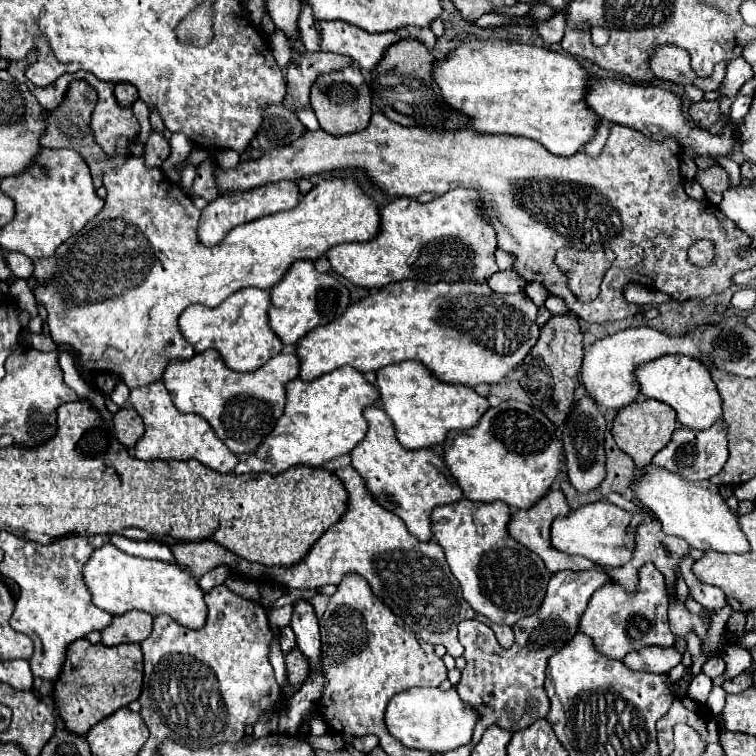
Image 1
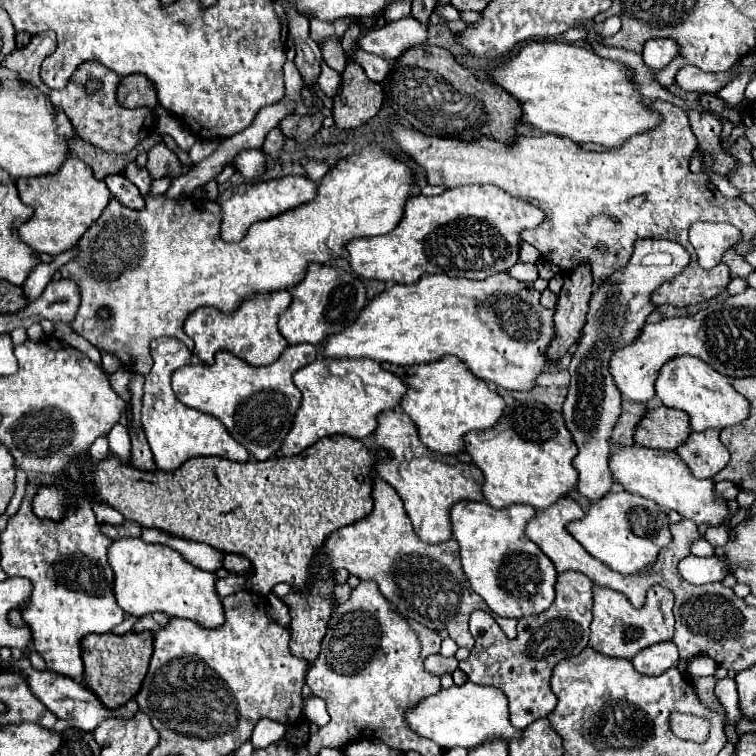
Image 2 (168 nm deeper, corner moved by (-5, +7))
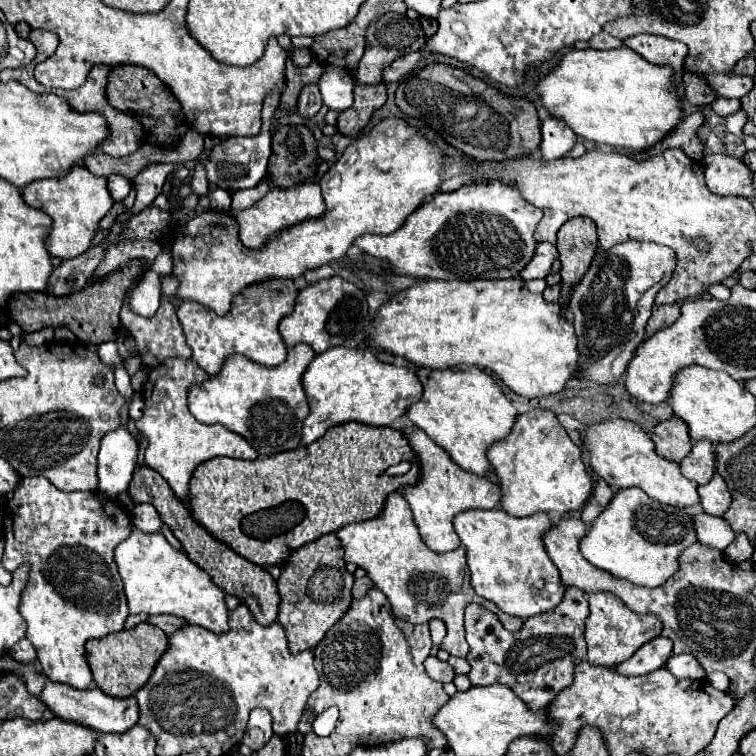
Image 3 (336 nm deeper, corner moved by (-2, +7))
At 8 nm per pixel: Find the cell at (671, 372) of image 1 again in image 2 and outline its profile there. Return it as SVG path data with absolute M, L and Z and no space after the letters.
M692 356L674 358L662 368L656 380L656 396L664 402L664 406L686 412L690 416L690 426L694 432L704 432L708 428L722 430L738 426L746 420L750 412L750 402L732 388L730 378L710 368L704 360Z

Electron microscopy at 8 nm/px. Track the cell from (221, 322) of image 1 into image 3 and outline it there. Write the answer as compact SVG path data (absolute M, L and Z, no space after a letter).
M265 280L253 284L251 288L235 296L231 304L231 312L225 316L217 316L207 306L195 302L183 302L177 310L177 316L181 328L185 330L187 344L193 350L191 358L211 376L219 372L223 360L231 354L243 354L245 358L263 366L279 366L287 356L287 346L281 340L277 326L281 318L291 314L291 308L295 306L295 298L297 298L297 288L291 280Z

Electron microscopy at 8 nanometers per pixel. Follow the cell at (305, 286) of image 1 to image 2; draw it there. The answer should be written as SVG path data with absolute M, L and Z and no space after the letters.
M310 264L306 278L292 288L292 304L290 308L280 316L278 328L280 334L288 340L288 344L322 344L328 336L342 332L364 310L368 304L366 288L364 284L354 278L350 272L344 272L342 268L332 268L324 264Z

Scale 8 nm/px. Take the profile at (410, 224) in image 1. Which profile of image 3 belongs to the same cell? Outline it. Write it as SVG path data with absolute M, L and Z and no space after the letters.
M501 182L467 184L453 192L439 192L429 202L421 204L405 224L387 236L363 234L353 244L373 258L385 260L391 274L411 278L439 278L439 280L503 280L517 276L535 252L533 230L543 218L543 210L525 202L515 188Z

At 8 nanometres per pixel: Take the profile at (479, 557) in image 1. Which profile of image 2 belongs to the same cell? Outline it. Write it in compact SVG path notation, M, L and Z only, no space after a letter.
M458 502L454 504L450 512L452 528L454 528L454 538L460 544L460 556L462 556L462 568L472 584L472 590L480 594L490 610L498 616L506 618L524 618L524 616L534 616L550 608L550 604L556 598L556 578L558 572L550 558L526 536L526 524L530 518L536 516L536 510L526 506L526 504L512 504L504 510L494 510L488 502Z

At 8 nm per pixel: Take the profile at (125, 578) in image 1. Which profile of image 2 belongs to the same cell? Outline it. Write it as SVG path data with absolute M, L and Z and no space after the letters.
M120 538L108 550L114 570L114 594L118 606L132 616L164 612L174 618L188 618L204 628L224 624L222 600L216 592L216 576L186 562L176 550L164 544L148 544L142 538Z

